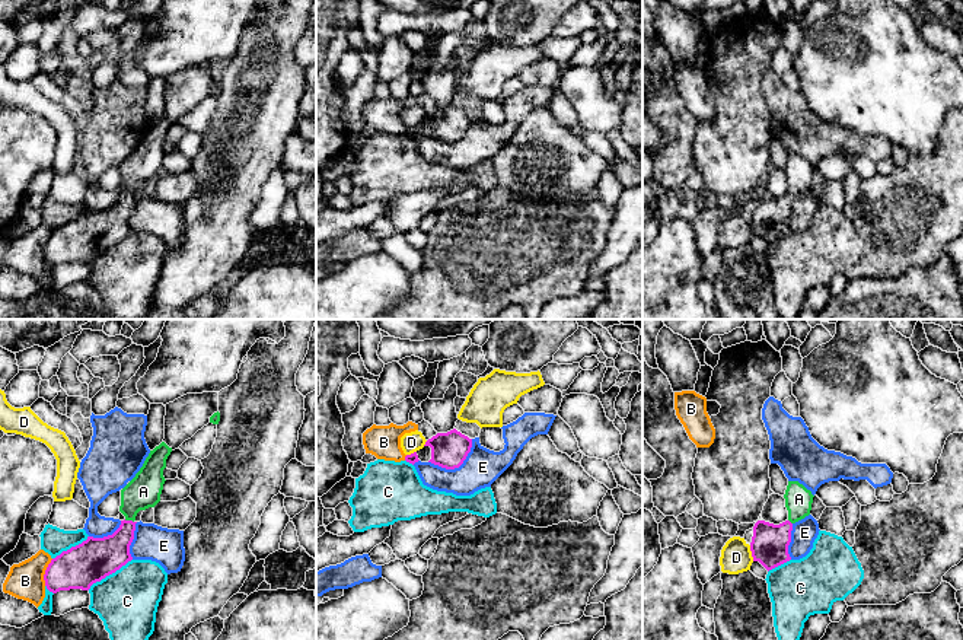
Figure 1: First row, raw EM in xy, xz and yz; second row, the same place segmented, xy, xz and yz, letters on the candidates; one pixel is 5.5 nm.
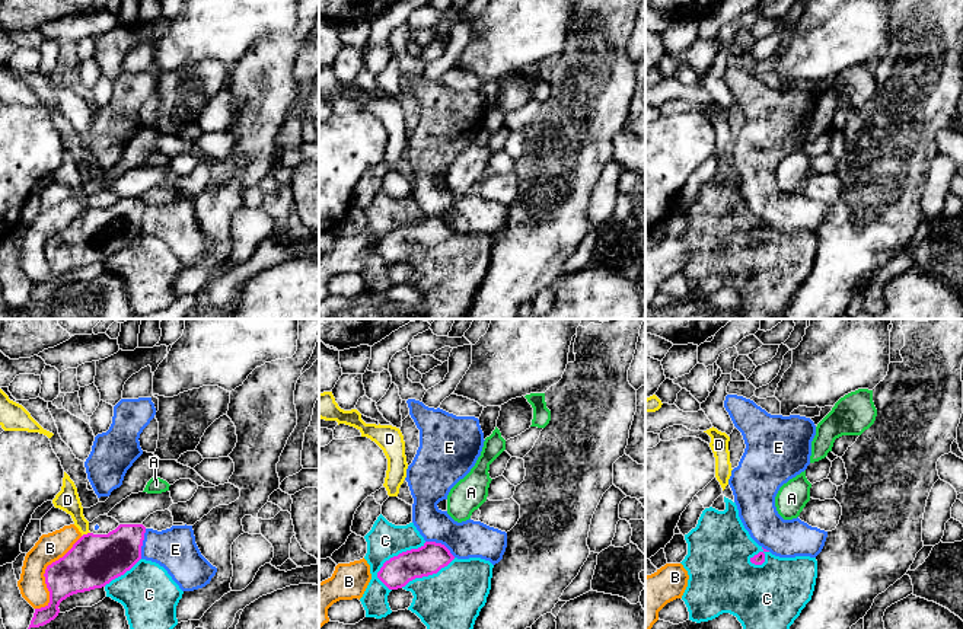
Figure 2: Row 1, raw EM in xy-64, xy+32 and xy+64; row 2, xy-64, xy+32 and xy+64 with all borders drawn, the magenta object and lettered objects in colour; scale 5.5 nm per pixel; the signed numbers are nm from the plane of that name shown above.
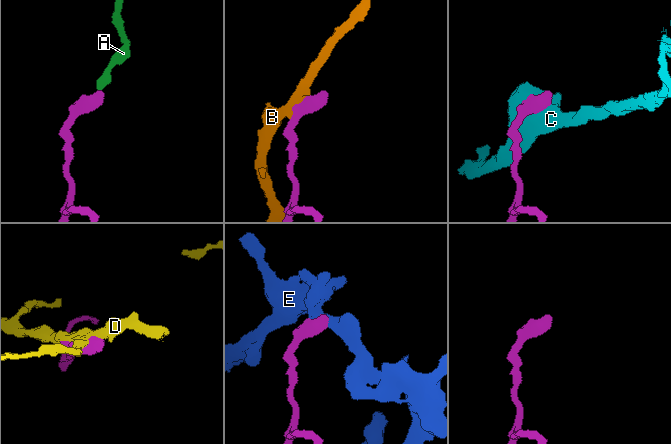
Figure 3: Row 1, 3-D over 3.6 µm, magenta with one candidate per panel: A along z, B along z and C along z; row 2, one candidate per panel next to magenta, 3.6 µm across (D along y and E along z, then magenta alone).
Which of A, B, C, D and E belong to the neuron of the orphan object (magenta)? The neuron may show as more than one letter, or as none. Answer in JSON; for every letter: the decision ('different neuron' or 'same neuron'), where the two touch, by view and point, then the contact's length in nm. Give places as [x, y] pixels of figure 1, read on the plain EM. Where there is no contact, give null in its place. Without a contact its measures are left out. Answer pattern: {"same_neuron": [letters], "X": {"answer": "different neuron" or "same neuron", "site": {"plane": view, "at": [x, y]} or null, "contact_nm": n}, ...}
{"same_neuron": ["A"], "A": {"answer": "same neuron", "site": {"plane": "xy", "at": [128, 194]}, "contact_nm": 60}, "B": {"answer": "different neuron", "site": {"plane": "xy", "at": [45, 245]}, "contact_nm": 160}, "C": {"answer": "different neuron", "site": {"plane": "xy", "at": [109, 247]}, "contact_nm": 300}, "D": {"answer": "different neuron", "site": {"plane": "yz", "at": [752, 226]}, "contact_nm": 90}, "E": {"answer": "different neuron", "site": {"plane": "xz", "at": [456, 140]}, "contact_nm": 280}}

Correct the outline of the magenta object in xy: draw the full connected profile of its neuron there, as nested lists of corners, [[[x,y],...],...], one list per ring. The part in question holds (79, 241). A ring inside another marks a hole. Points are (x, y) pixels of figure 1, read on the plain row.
[[[165,115],[150,124],[140,144],[121,163],[119,185],[125,190],[125,192],[121,194],[119,201],[112,208],[103,211],[87,210],[87,213],[82,217],[63,225],[51,233],[44,248],[45,259],[50,265],[57,267],[60,264],[70,262],[89,264],[93,257],[101,255],[133,233],[130,219],[134,213],[137,197],[135,190],[140,184],[154,181],[160,175],[160,168],[166,155],[163,143],[166,141],[166,133],[170,125],[172,121],[169,121]]]

